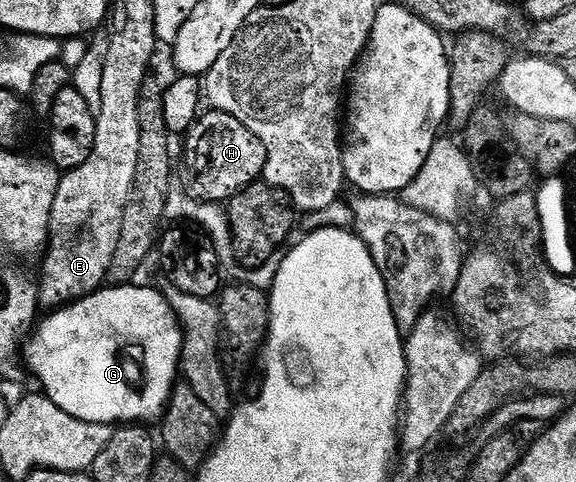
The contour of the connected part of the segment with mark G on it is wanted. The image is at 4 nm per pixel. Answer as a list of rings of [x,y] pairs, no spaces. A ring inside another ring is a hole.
[[[109,284],[97,289],[85,298],[46,313],[46,318],[42,317],[28,335],[29,343],[23,346],[24,365],[34,379],[41,381],[45,397],[59,404],[63,412],[104,426],[149,424],[152,418],[162,417],[179,382],[181,322],[160,289],[137,285]]]

